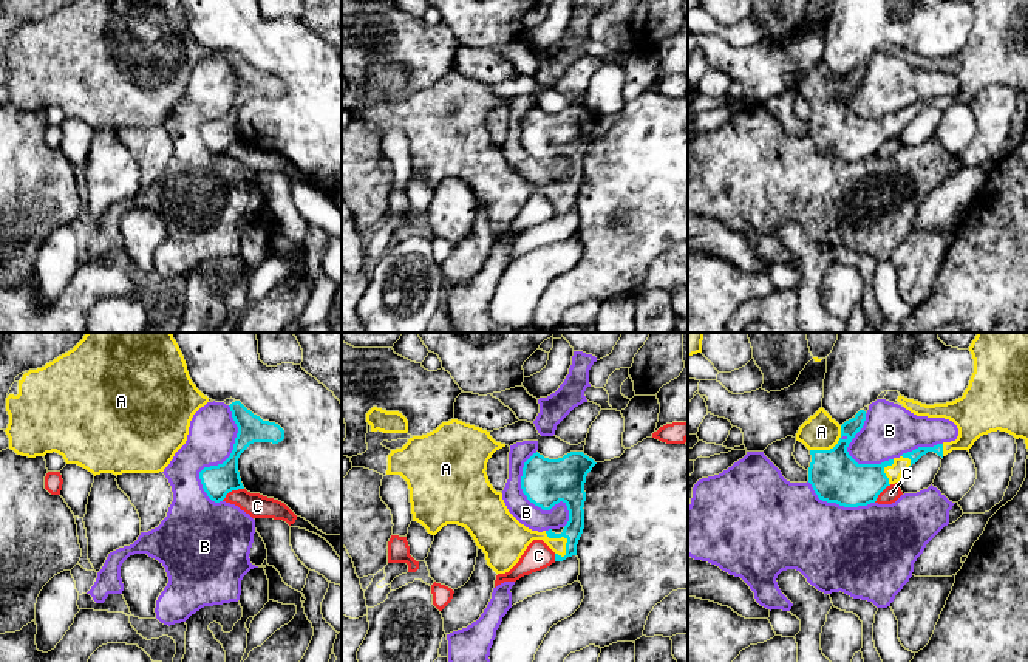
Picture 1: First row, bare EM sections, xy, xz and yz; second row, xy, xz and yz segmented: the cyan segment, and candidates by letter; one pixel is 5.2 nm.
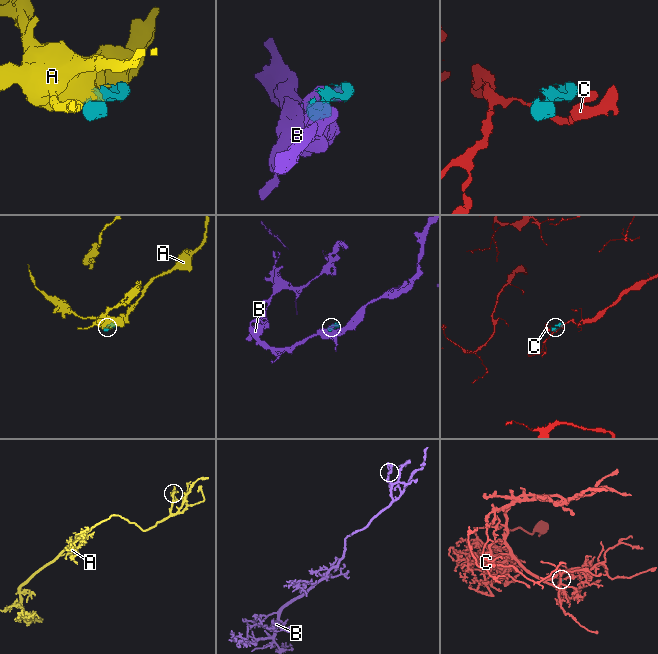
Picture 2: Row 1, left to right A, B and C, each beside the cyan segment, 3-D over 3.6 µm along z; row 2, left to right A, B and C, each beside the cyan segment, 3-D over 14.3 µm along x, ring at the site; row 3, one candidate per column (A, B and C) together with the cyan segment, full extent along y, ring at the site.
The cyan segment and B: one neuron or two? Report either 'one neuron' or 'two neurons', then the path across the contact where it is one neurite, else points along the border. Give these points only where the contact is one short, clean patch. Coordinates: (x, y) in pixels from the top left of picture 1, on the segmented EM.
two neurons

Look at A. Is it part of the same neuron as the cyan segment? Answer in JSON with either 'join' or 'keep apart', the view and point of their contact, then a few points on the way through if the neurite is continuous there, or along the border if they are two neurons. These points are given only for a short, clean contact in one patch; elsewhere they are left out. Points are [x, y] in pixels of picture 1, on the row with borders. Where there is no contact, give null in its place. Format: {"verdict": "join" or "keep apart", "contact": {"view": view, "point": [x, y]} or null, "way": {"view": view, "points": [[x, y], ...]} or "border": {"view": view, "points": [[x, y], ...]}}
{"verdict": "join", "contact": {"view": "xz", "point": [563, 535]}}

